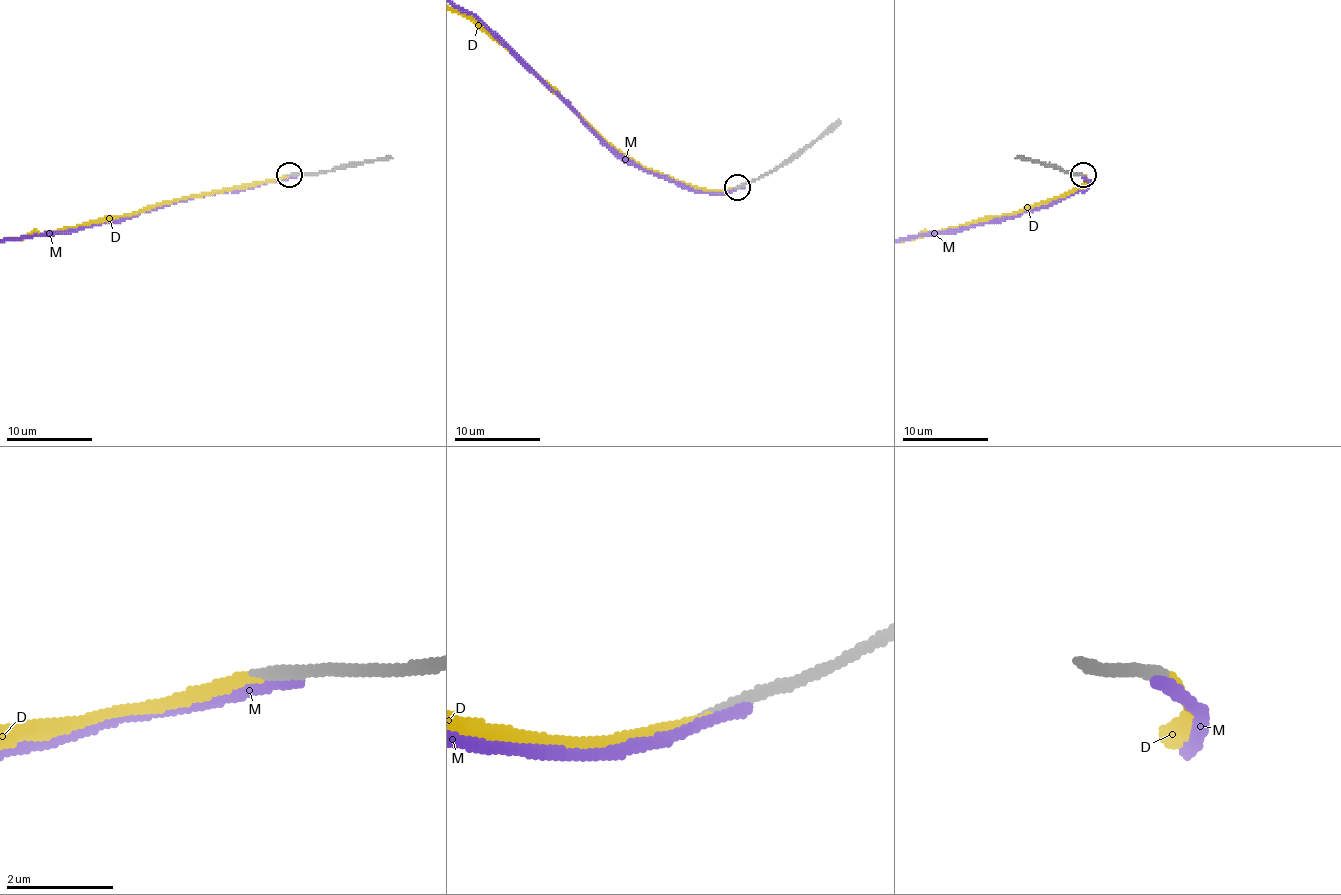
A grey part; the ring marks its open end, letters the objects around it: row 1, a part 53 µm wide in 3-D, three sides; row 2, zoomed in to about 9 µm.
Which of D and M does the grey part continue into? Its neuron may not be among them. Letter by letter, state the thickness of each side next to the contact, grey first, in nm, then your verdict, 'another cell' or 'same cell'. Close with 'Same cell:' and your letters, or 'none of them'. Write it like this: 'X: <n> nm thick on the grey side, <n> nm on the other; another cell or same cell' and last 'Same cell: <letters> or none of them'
D: 240 nm thick on the grey side, 190 nm on the other; same cell
M: 280 nm thick on the grey side, 240 nm on the other; another cell
Same cell: D

